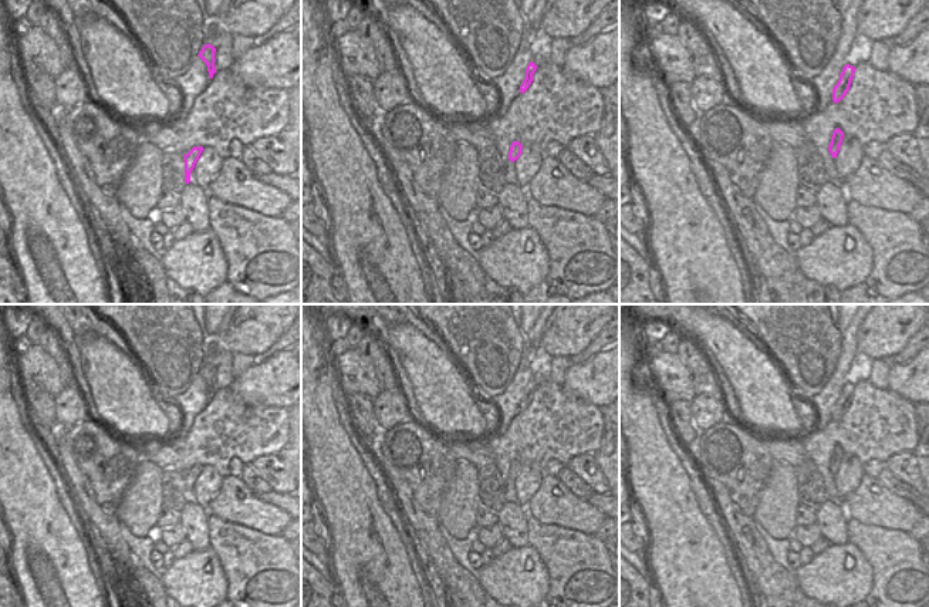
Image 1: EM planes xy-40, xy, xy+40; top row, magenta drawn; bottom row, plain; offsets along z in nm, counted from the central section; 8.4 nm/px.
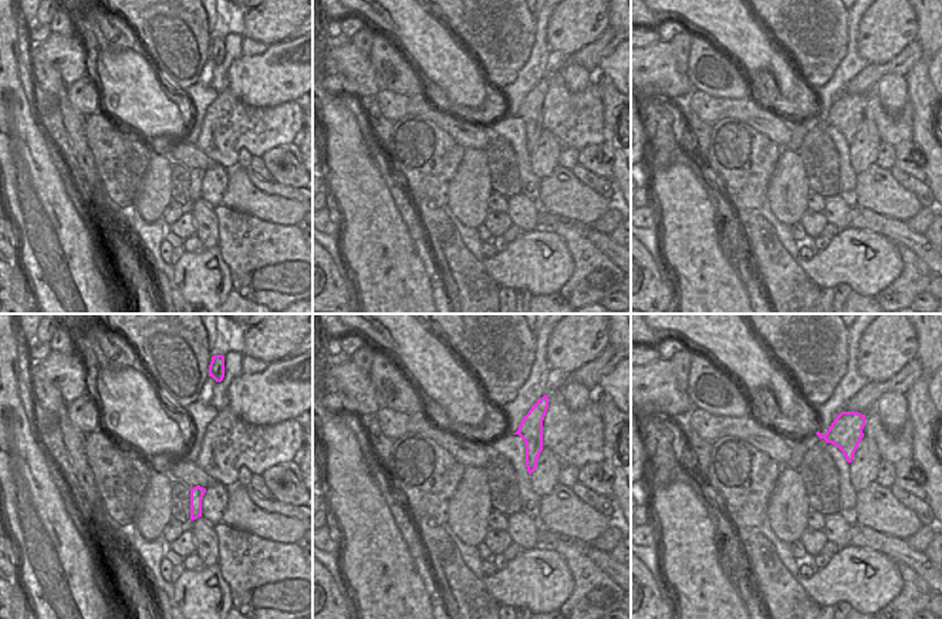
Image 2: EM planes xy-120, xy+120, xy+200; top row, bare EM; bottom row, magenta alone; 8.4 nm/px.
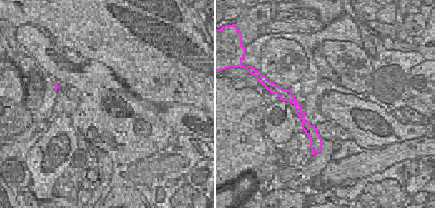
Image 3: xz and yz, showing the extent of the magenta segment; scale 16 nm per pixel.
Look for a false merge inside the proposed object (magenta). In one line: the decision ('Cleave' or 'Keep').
Keep.

